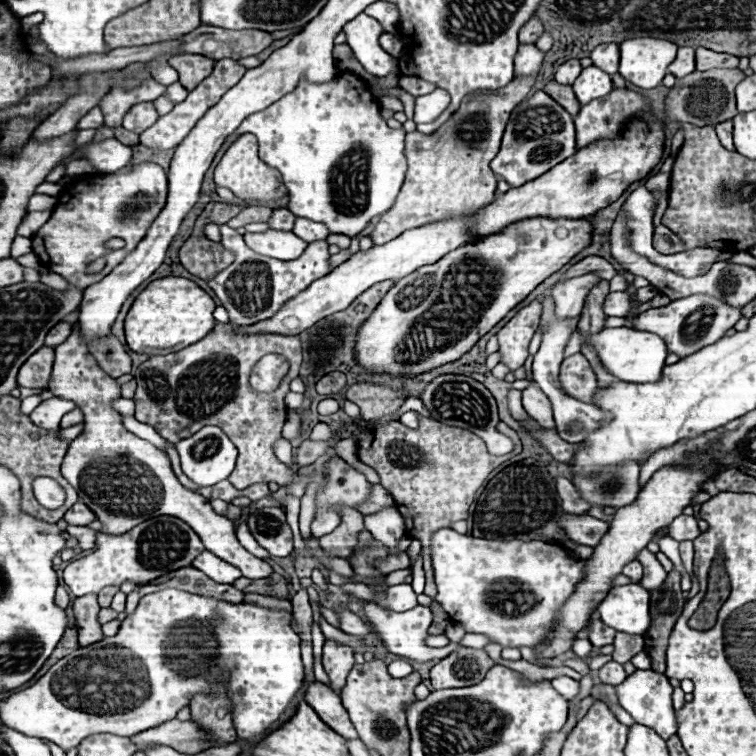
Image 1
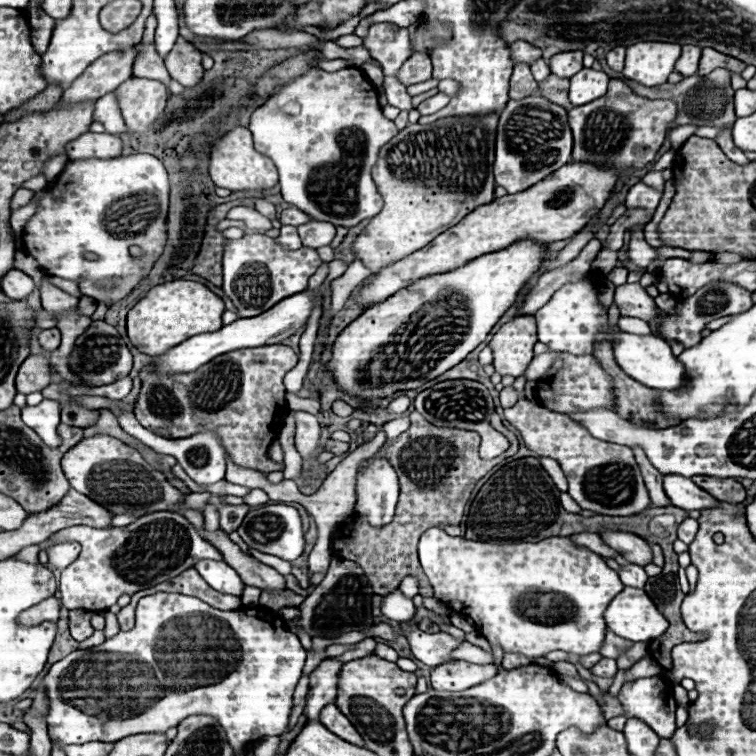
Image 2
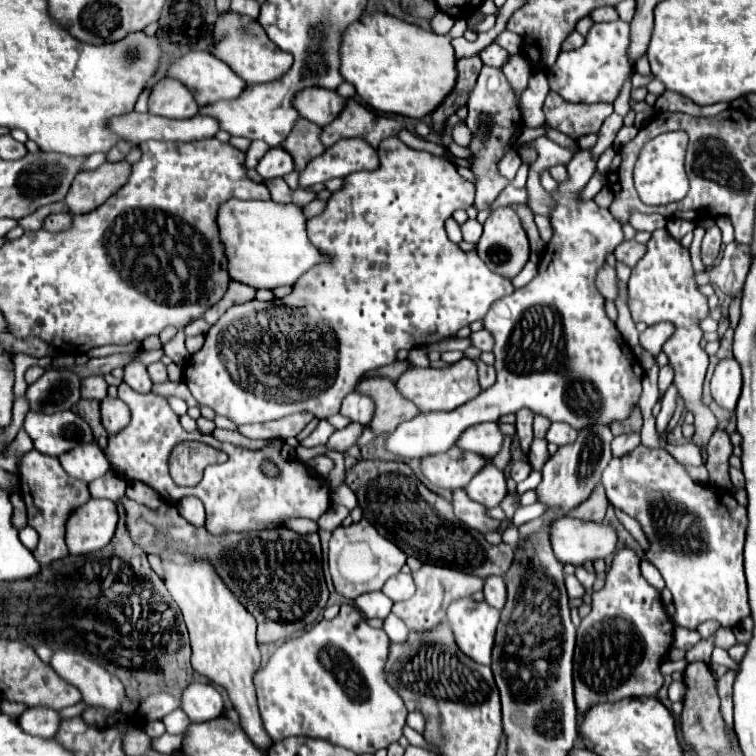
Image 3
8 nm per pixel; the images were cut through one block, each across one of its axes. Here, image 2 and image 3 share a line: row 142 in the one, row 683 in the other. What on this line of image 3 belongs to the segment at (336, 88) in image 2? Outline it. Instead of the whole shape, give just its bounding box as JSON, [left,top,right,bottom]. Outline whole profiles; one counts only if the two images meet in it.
[254,604,408,754]

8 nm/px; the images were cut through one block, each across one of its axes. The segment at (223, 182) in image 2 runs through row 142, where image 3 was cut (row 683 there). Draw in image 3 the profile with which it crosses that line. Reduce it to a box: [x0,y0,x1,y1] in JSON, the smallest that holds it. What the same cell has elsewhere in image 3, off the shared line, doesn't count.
[162,560,272,752]

